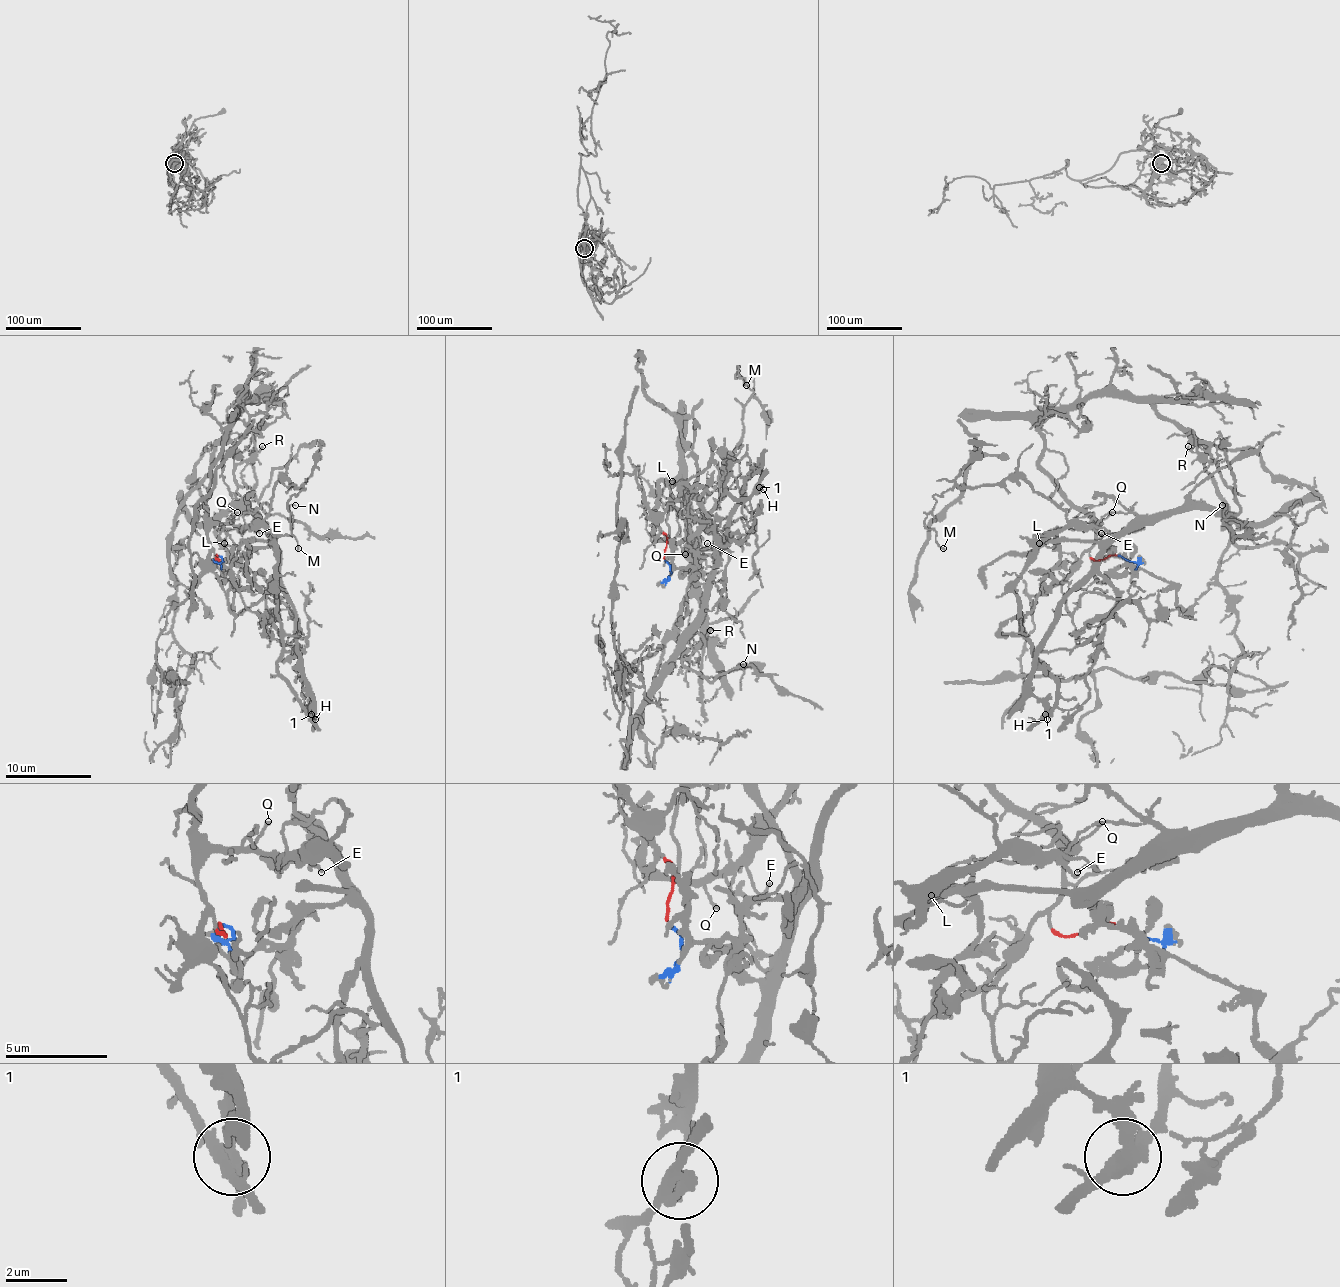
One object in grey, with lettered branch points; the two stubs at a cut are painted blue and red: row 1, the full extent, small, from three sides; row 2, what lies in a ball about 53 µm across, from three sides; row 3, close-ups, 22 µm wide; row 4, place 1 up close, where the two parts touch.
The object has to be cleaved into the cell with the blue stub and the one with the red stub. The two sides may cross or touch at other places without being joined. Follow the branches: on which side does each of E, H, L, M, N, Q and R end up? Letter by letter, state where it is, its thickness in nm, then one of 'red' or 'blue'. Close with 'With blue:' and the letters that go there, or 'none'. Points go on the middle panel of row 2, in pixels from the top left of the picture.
E: at (707, 543); 100 nm thick; red
H: at (763, 489); 240 nm thick; blue
L: at (672, 481); 190 nm thick; red
M: at (746, 385); 120 nm thick; red
N: at (743, 664); 130 nm thick; red
Q: at (685, 554); 140 nm thick; red
R: at (710, 630); 140 nm thick; red
With blue: H

